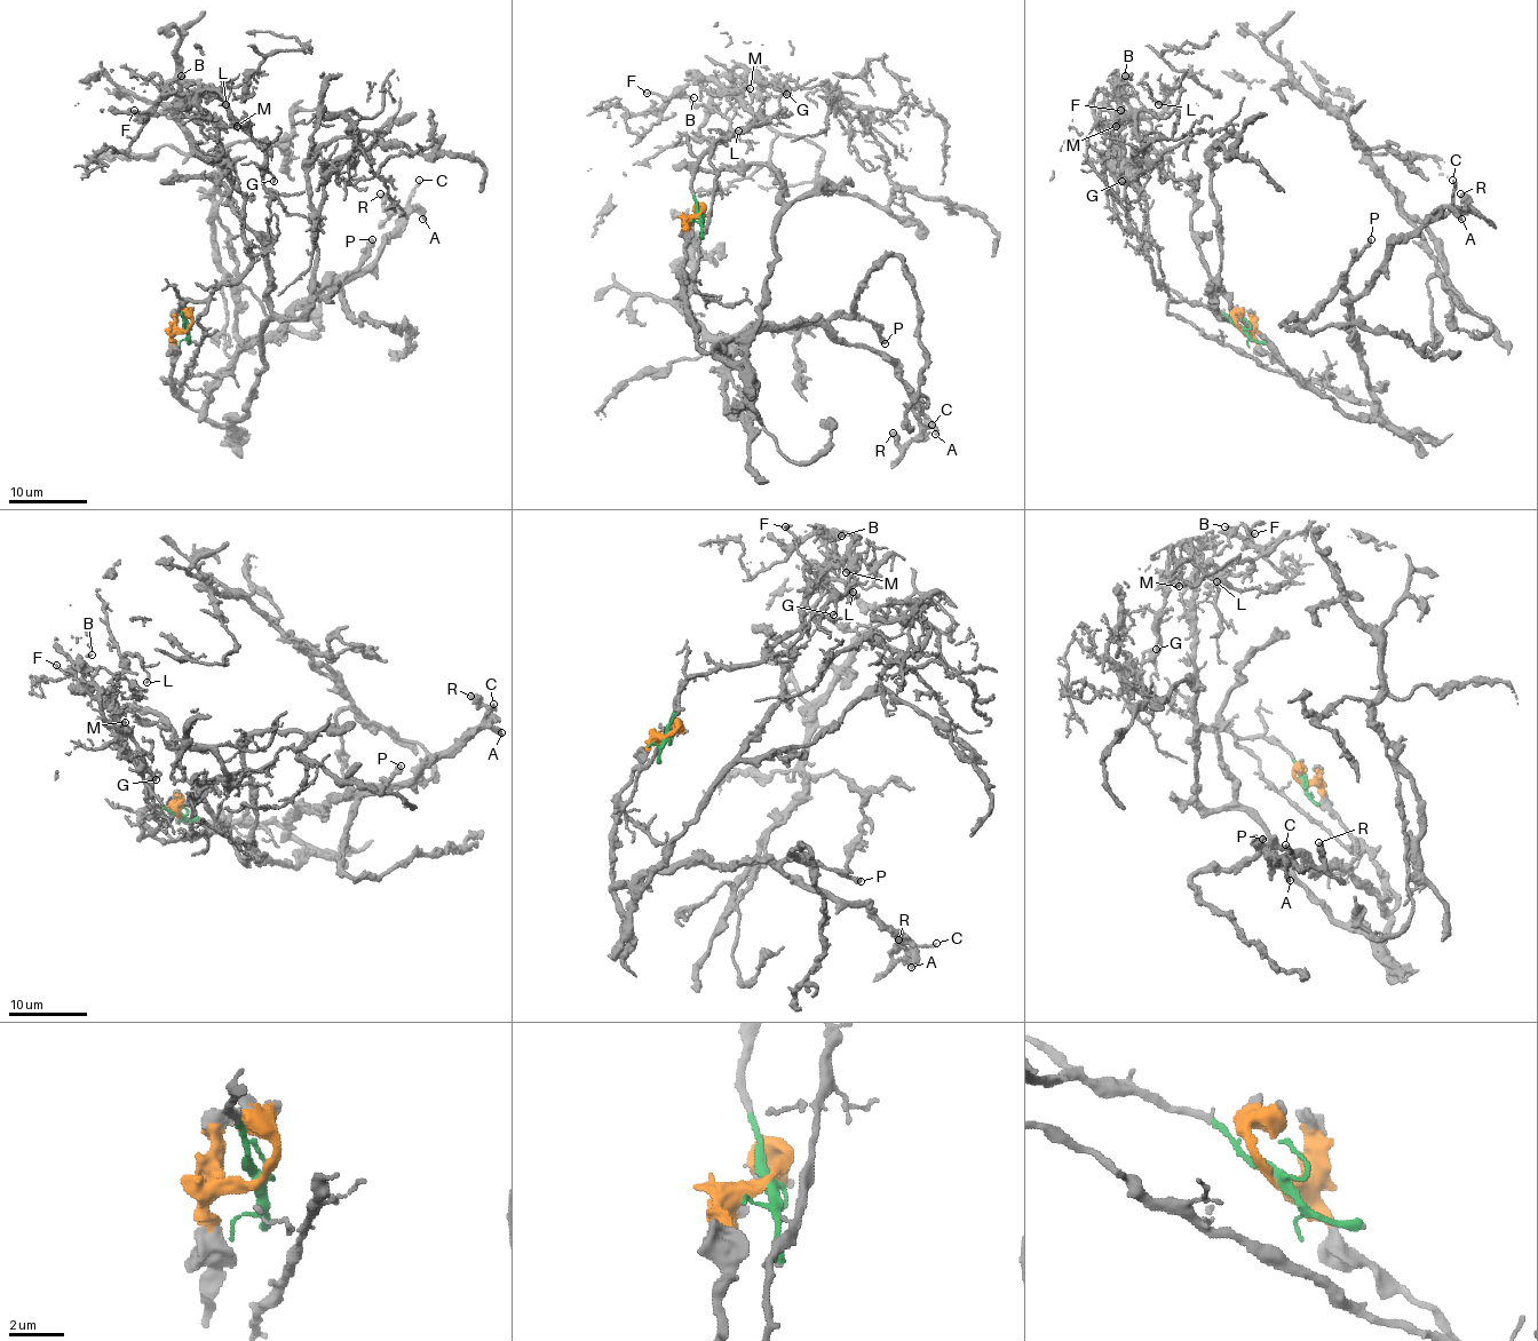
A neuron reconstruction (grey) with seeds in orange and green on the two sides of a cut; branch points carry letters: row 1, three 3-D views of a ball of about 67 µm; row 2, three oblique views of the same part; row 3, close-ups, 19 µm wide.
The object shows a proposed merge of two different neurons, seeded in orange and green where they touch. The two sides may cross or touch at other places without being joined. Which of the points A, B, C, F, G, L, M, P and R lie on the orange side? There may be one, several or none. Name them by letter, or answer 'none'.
A, C, P, R

